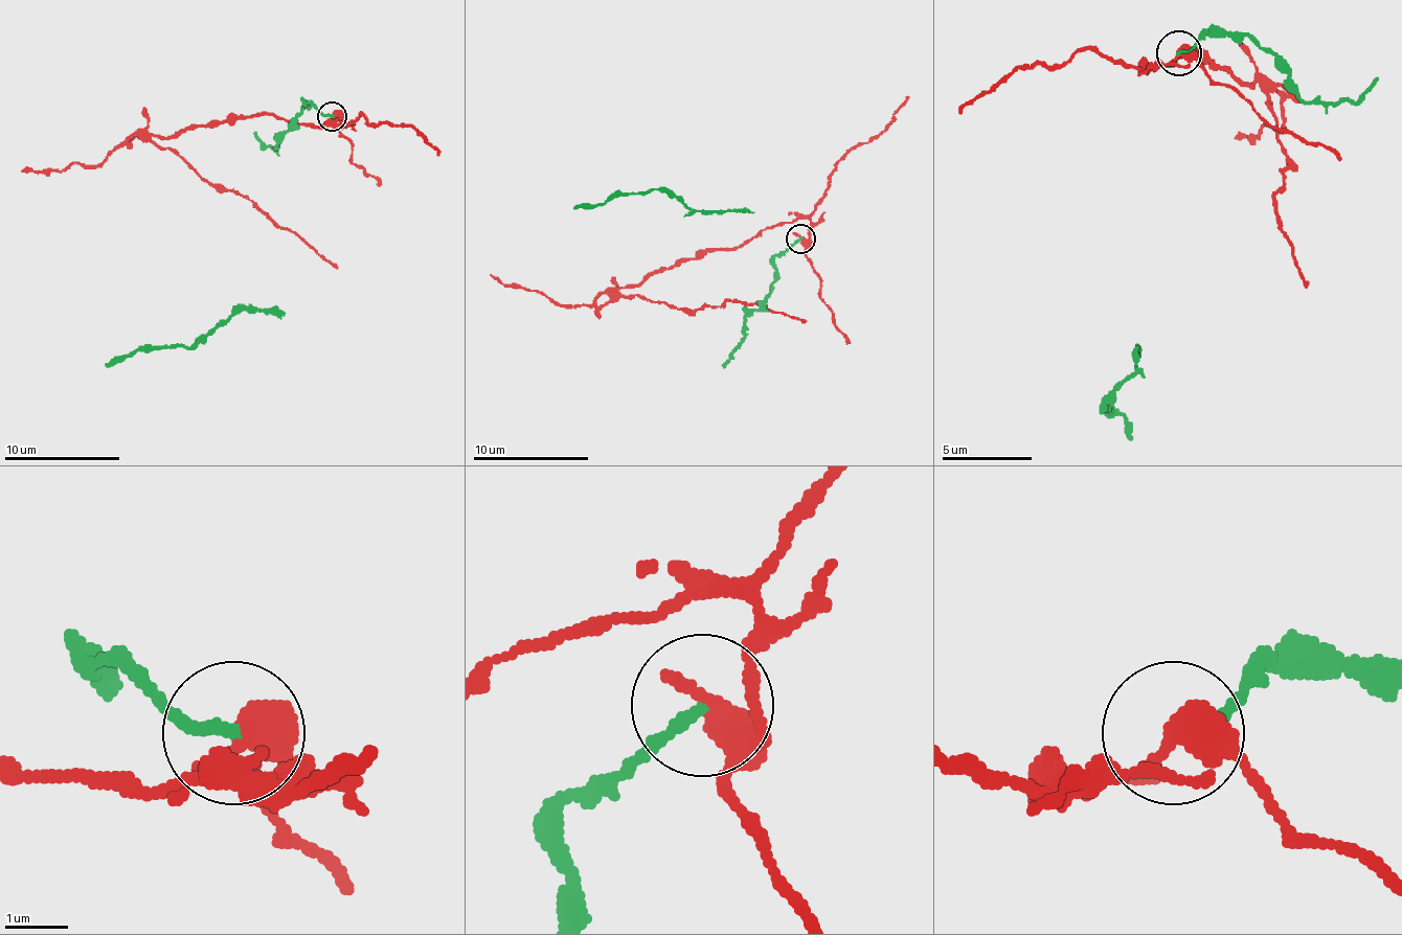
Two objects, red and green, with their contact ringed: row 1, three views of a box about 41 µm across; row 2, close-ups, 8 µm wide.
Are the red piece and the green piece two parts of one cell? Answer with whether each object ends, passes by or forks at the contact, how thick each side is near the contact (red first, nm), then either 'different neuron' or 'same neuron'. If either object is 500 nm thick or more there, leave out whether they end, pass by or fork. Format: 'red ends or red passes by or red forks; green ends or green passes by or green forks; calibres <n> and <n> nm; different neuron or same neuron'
red forks; green ends; calibres 320 and 200 nm; different neuron

